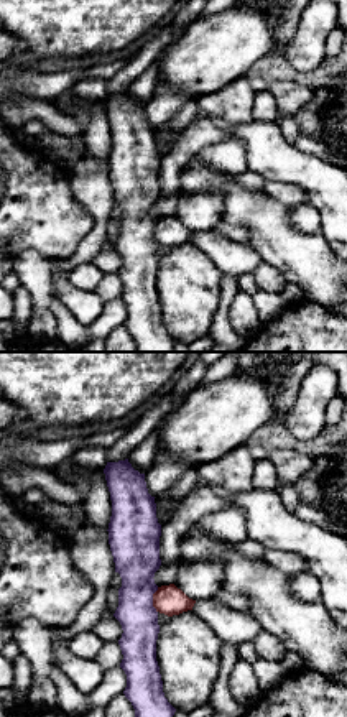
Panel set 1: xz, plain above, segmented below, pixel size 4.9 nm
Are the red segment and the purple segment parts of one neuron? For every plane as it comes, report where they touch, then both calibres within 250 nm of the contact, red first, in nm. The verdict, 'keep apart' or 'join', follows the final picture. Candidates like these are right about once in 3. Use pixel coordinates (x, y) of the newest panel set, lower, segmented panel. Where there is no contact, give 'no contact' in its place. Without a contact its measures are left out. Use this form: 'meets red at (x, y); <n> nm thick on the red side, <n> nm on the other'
meets red at (153, 601); 140 nm thick on the red side, 220 nm on the other

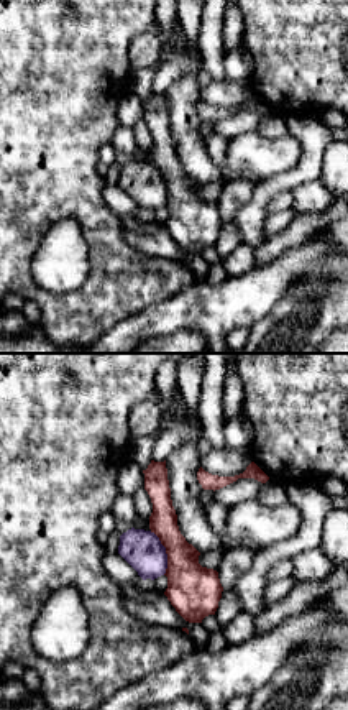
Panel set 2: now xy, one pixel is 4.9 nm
meets red at (166, 553); 260 nm thick on the red side, 190 nm on the other

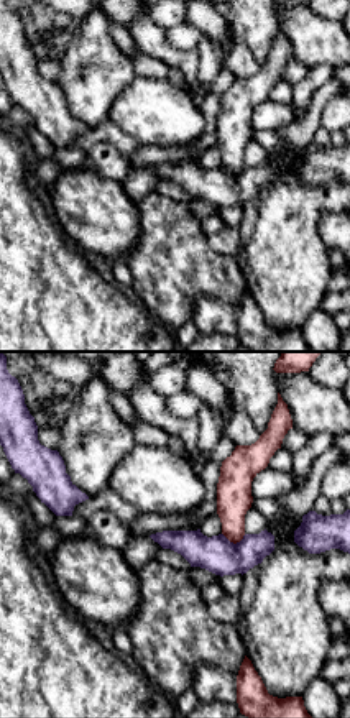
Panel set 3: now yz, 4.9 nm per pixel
meets red at (234, 543); 180 nm thick on the red side, 180 nm on the other

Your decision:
keep apart

